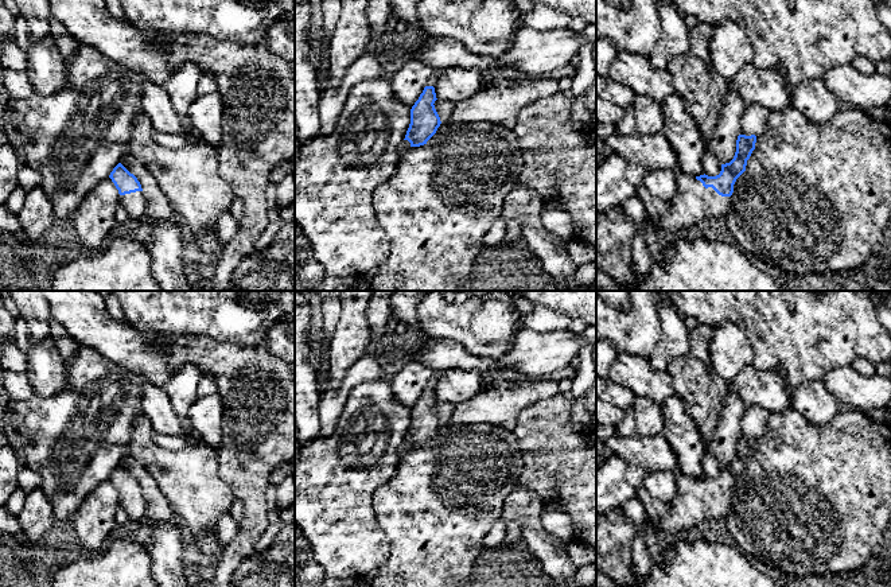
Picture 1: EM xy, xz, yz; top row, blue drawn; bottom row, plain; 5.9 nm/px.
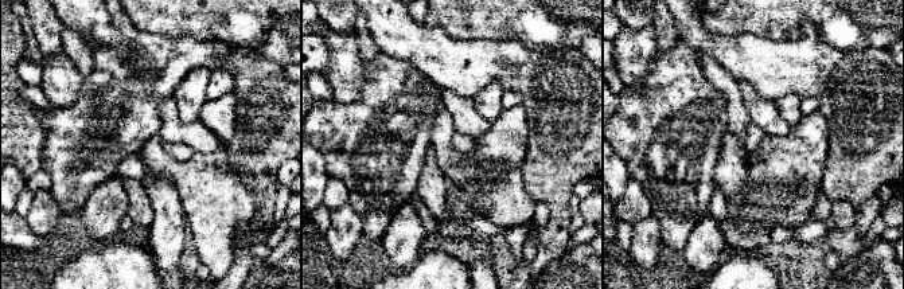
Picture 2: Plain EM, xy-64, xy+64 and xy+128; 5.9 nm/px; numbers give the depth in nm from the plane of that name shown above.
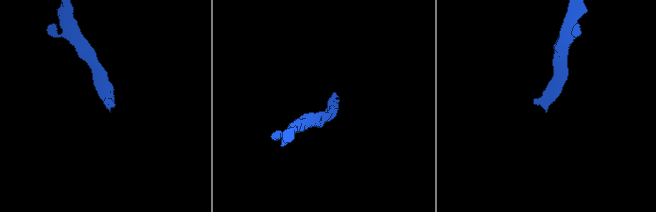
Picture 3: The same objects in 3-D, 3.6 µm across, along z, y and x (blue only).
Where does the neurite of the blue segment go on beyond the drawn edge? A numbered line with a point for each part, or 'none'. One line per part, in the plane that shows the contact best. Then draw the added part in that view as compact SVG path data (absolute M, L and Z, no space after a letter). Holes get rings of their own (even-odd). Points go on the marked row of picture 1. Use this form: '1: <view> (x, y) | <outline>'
1: yz (615, 230) | M677 176L677 194L669 203L669 213L651 221L635 223L622 206L596 213L596 265L623 287L635 281L631 242L635 236L655 234L669 238L686 232L704 219L721 219L729 214L731 197L705 188L694 176Z

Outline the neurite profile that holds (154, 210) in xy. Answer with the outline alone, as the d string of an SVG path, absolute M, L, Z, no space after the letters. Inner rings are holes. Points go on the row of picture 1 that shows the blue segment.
M125 153L120 163L140 182L147 205L144 214L136 219L135 228L116 228L112 233L112 238L131 238L145 245L151 234L151 225L156 219L174 221L184 226L183 219L174 211L159 184L145 167L136 162L129 153Z

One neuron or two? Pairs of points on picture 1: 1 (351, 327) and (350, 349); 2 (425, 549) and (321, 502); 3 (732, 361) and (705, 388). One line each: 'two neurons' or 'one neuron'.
1: one neuron
2: two neurons
3: two neurons

